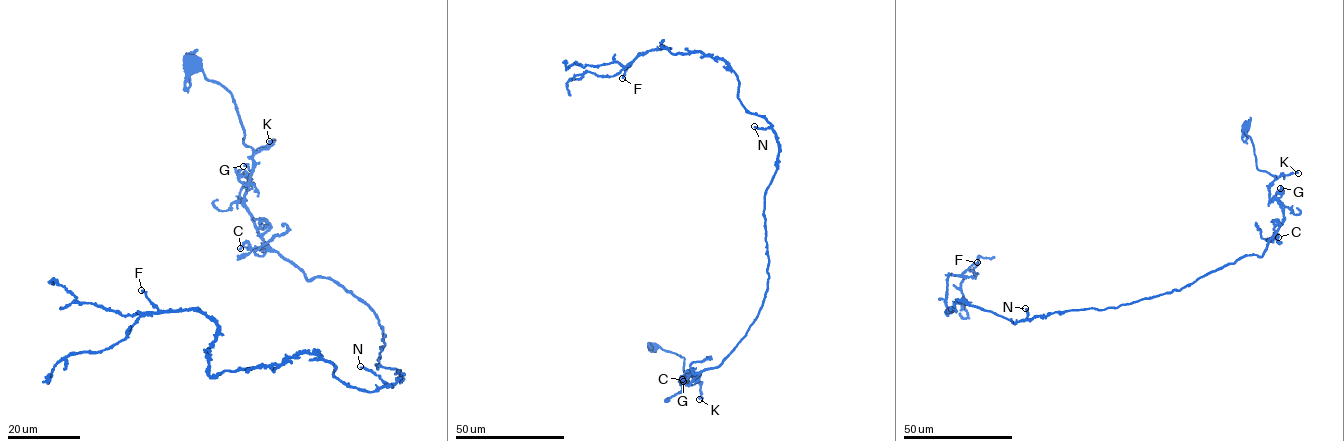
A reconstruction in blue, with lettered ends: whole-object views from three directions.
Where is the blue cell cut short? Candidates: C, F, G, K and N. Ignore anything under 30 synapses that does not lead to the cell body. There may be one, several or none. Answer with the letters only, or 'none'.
F

